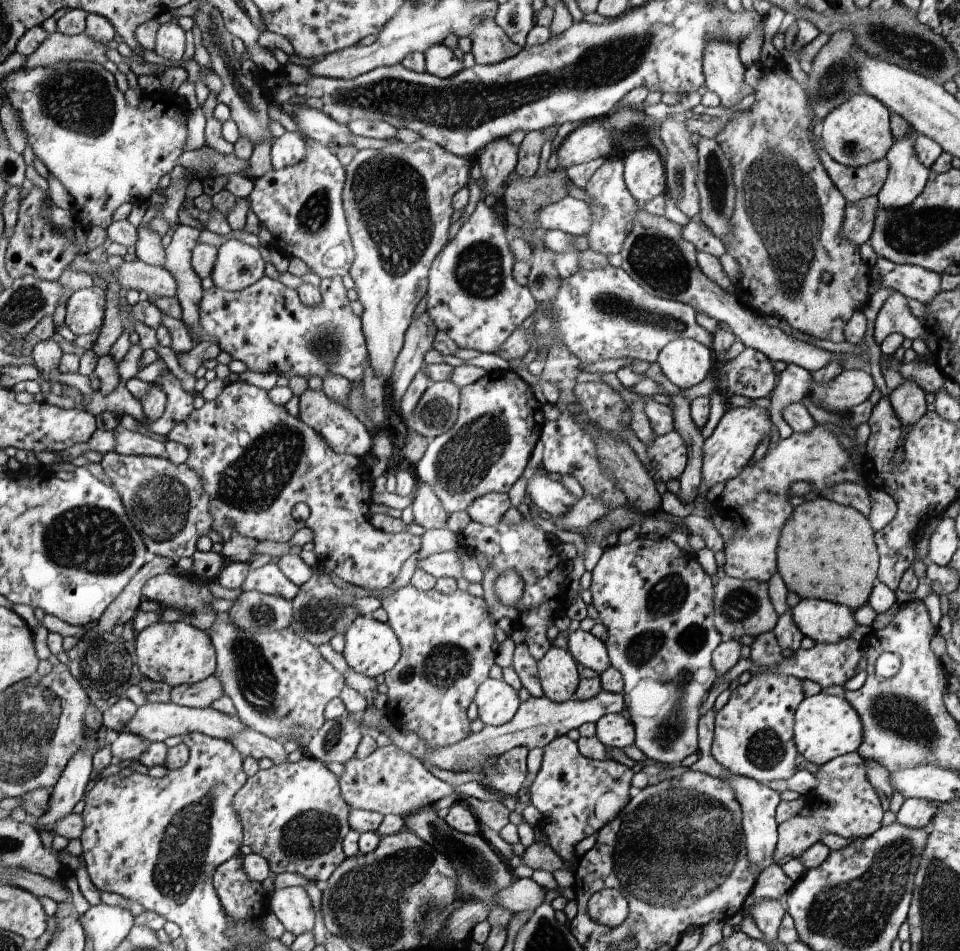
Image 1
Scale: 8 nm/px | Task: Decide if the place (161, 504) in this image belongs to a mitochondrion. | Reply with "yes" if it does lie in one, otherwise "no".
yes

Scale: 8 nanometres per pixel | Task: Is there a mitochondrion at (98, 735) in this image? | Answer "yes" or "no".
no

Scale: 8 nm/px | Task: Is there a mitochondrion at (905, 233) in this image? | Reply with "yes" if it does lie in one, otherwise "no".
yes

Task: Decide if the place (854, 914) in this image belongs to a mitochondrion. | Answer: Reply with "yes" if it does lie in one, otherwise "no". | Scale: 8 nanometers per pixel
yes

